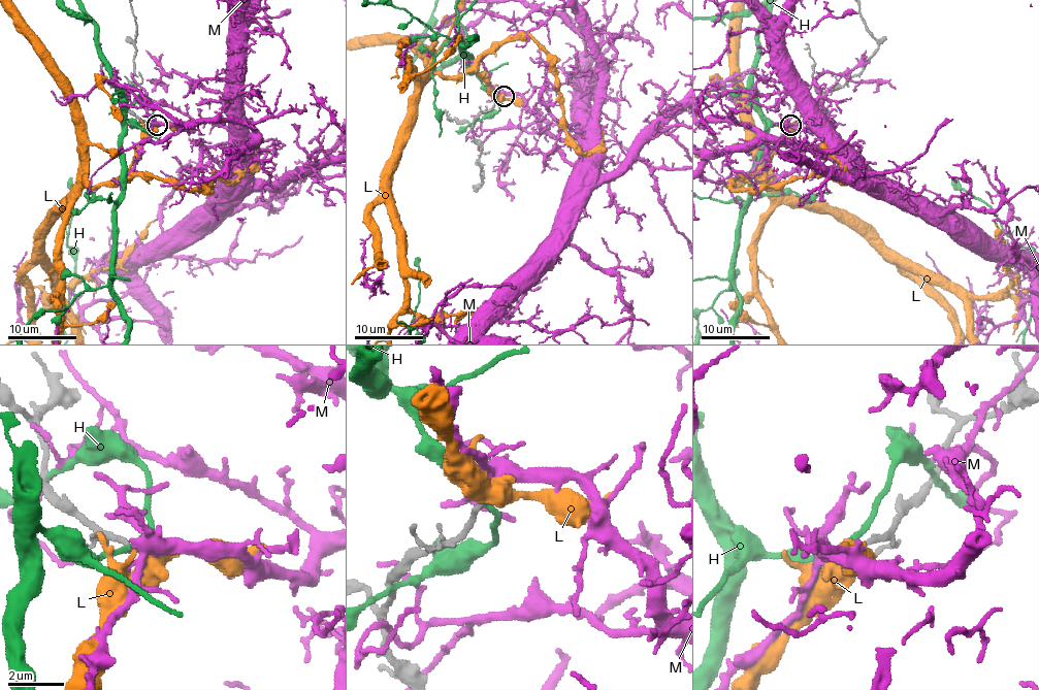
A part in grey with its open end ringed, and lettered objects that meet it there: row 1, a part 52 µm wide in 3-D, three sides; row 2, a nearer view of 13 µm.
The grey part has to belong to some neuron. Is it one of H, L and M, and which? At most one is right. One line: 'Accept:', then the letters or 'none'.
Accept: none

